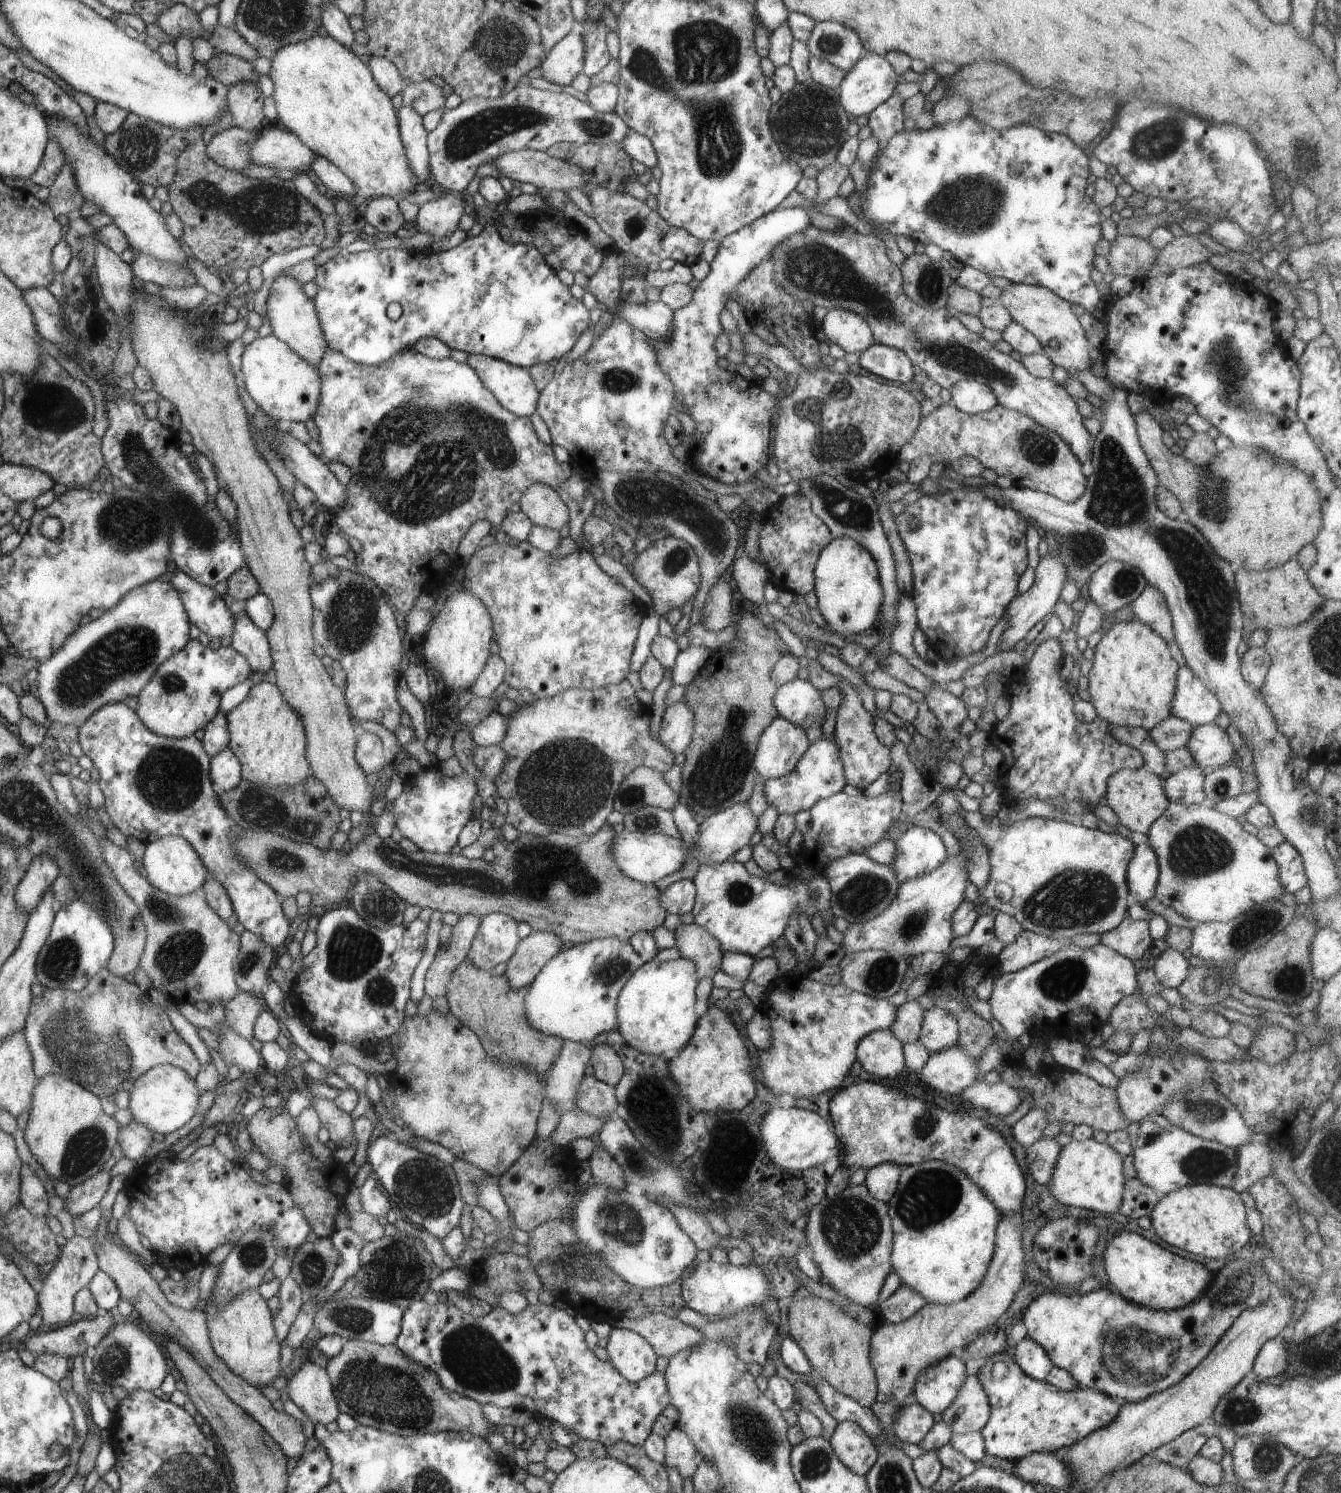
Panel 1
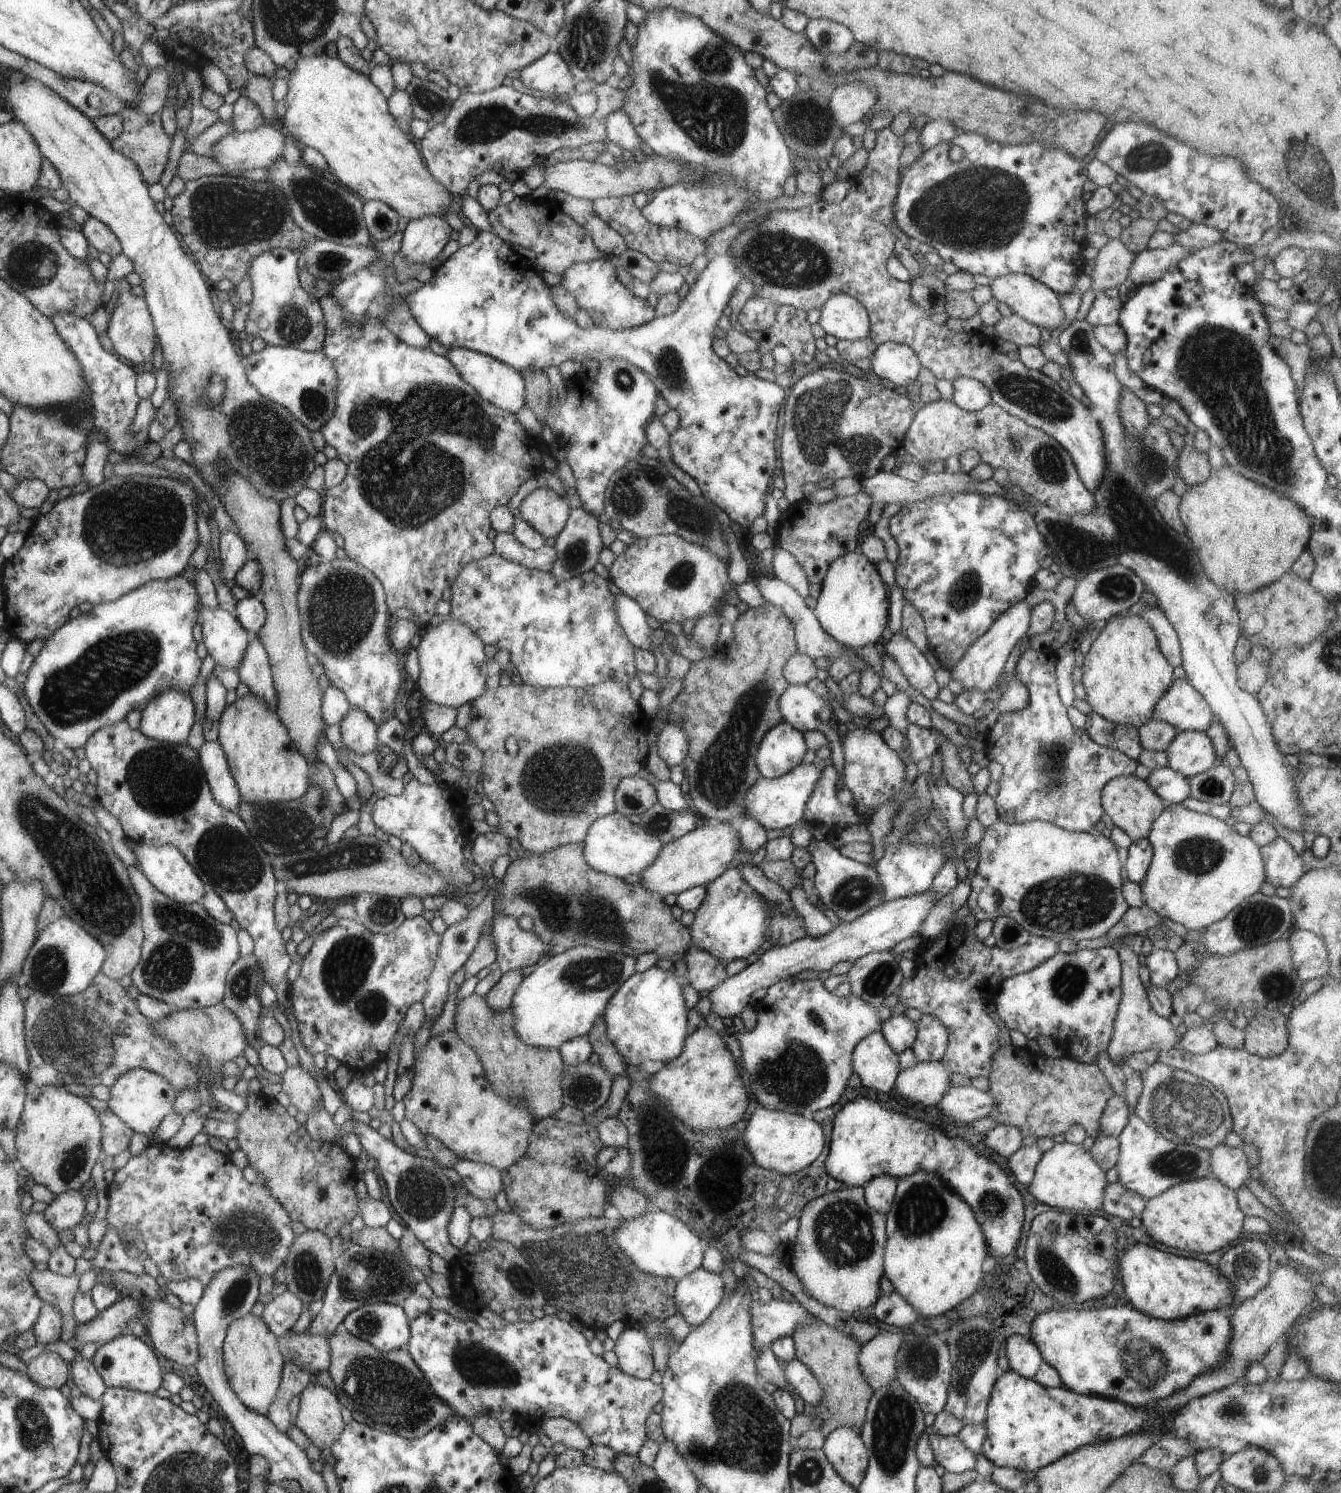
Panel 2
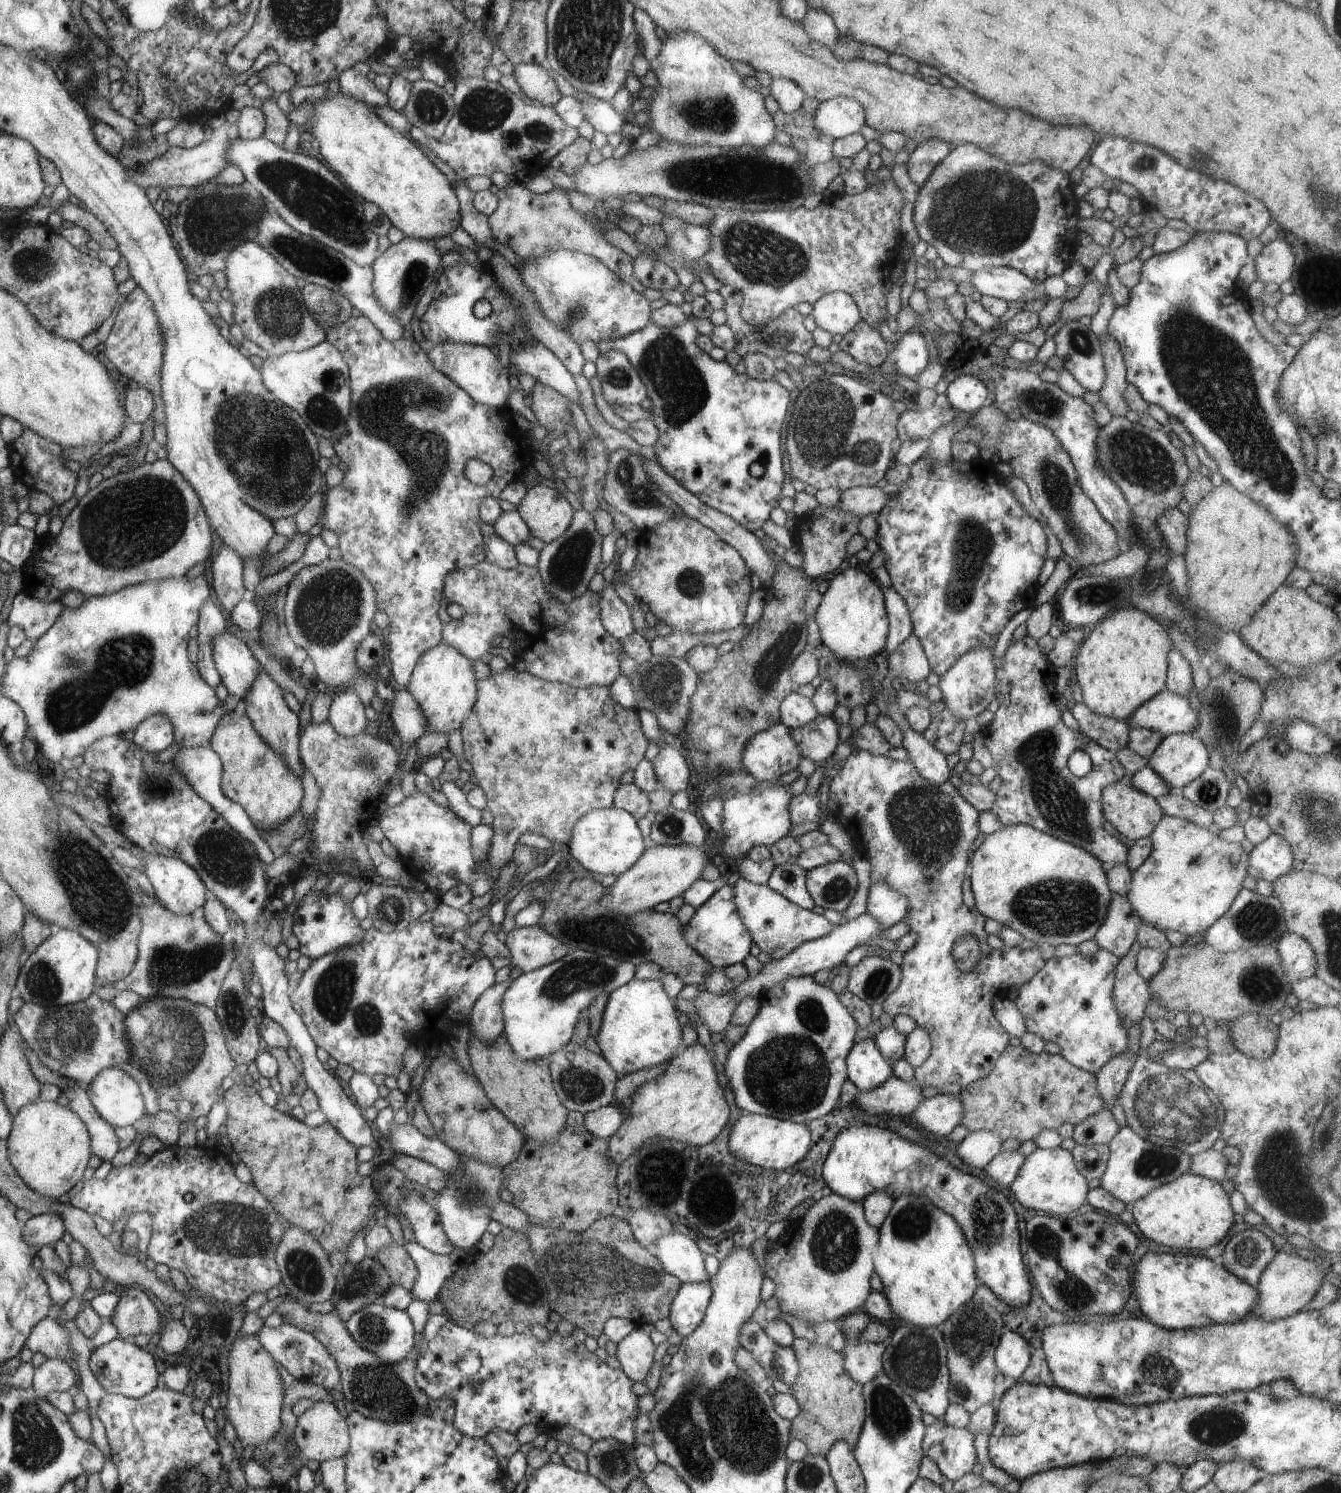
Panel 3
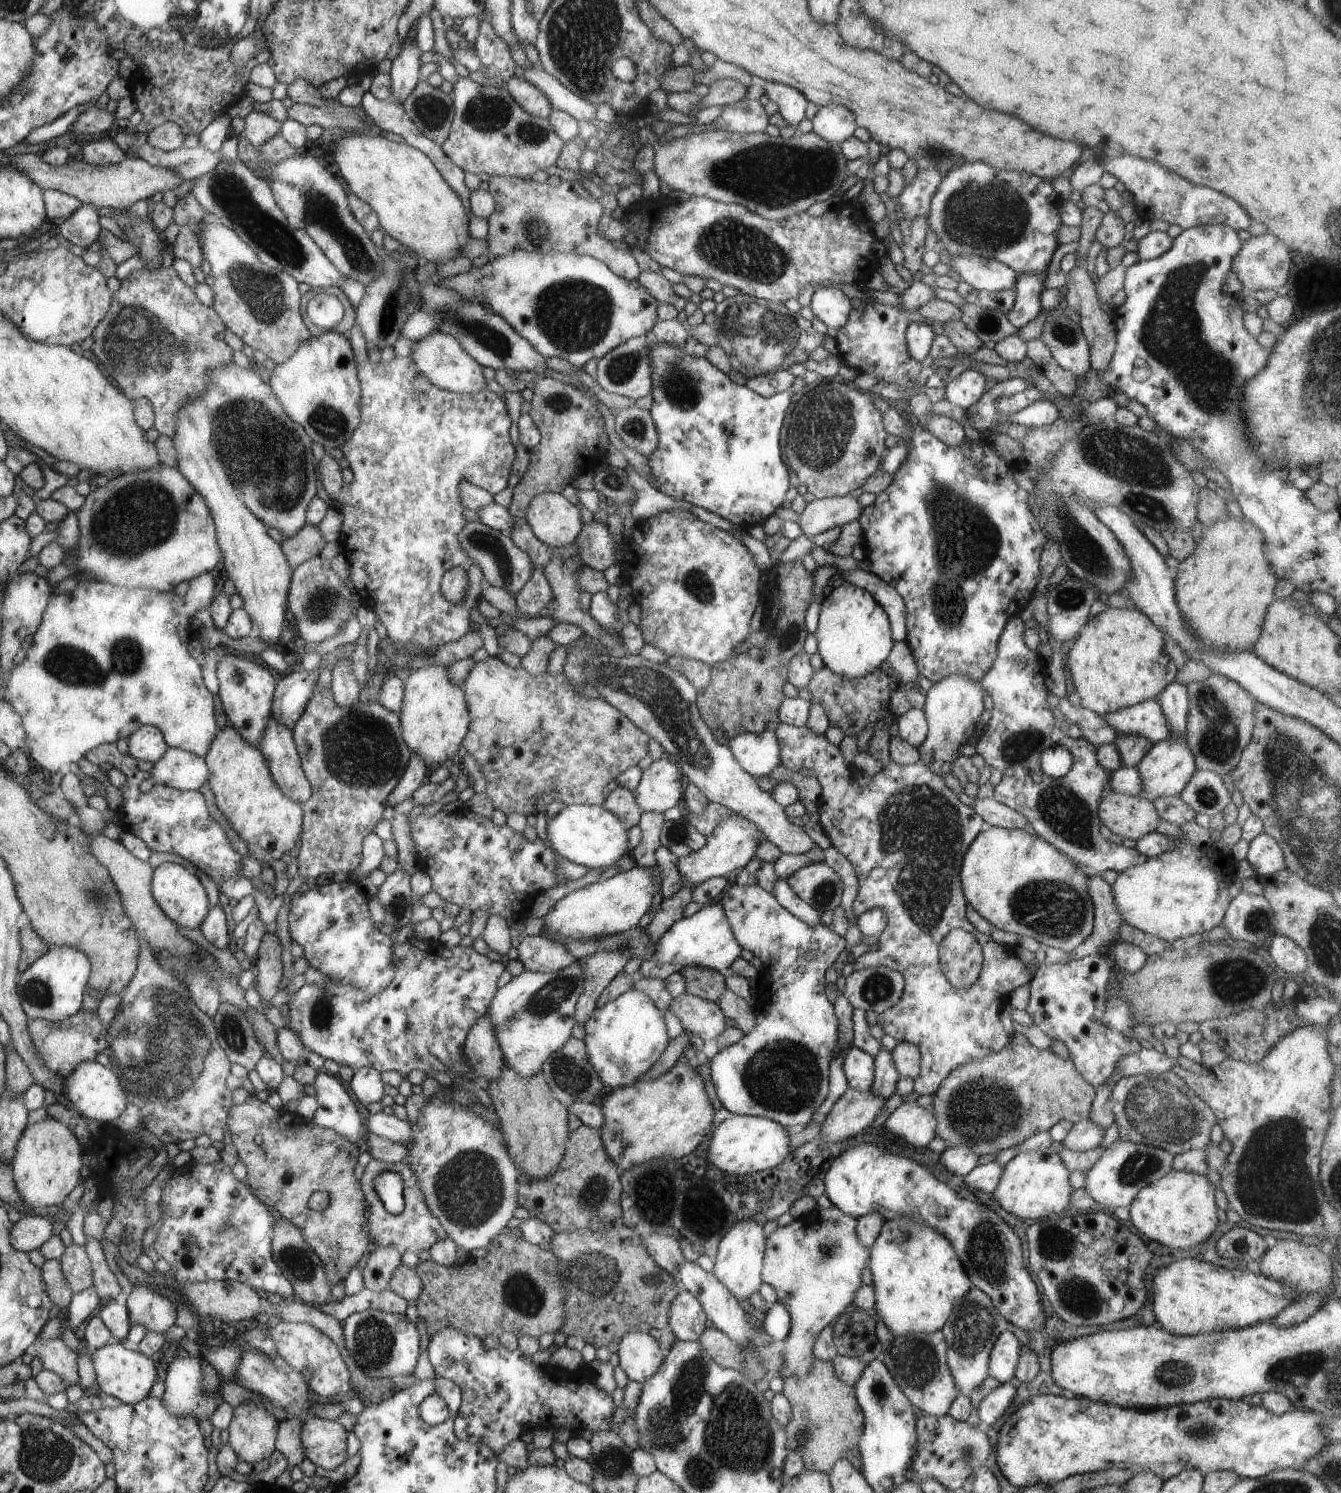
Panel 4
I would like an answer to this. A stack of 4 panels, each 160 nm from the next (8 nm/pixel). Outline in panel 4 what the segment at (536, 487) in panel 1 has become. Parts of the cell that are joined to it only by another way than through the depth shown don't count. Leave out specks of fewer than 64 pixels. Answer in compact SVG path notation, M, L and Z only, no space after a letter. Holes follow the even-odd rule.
M558 493L538 494L524 517L533 533L553 548L574 543L583 528L581 509Z

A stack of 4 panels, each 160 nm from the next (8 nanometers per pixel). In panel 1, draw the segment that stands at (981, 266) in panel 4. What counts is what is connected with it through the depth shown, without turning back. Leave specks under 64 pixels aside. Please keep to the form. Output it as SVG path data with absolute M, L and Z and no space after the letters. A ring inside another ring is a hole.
M1011 283L1001 290L997 302L1008 310L1013 321L1036 335L1043 352L1055 365L1064 368L1068 374L1070 371L1092 368L1091 360L1096 350L1086 340L1086 333L1071 308L1071 302L1060 298L1049 288L1026 283Z

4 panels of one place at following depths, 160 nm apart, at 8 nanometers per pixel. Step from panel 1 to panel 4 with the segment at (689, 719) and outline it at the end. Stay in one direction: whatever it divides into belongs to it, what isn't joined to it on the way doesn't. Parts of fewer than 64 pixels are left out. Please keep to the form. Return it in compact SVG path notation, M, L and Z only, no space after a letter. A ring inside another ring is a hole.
M661 758L658 761L654 761L648 766L648 769L643 771L638 786L635 786L632 791L639 808L642 809L643 812L663 814L668 808L681 805L684 790L682 788L683 774L678 768L679 766L676 763Z

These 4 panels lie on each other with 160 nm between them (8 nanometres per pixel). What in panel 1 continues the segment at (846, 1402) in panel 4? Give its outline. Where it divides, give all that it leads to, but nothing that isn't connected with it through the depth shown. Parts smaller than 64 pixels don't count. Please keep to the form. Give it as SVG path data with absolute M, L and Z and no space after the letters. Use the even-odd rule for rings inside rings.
M796 1287L792 1295L793 1301L789 1305L788 1334L804 1351L805 1357L810 1361L811 1368L818 1376L822 1377L836 1392L858 1402L860 1406L870 1409L877 1397L877 1382L873 1364L870 1360L870 1343L874 1330L868 1325L855 1321L849 1314L834 1306L826 1299L818 1298L817 1295L798 1296L795 1294L804 1291Z

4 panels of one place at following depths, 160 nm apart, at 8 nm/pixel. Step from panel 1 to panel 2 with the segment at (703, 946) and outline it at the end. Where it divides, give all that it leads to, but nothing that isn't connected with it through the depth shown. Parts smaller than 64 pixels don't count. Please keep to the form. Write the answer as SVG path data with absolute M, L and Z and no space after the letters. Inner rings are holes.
M691 944L685 954L686 978L697 992L710 992L729 975L725 963Z

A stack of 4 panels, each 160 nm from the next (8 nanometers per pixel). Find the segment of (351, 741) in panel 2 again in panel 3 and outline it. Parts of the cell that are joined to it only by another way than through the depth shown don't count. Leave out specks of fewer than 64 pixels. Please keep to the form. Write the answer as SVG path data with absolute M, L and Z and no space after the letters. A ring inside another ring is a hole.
M348 687L338 690L329 708L328 719L339 733L353 737L366 728L368 719L364 706L356 689Z

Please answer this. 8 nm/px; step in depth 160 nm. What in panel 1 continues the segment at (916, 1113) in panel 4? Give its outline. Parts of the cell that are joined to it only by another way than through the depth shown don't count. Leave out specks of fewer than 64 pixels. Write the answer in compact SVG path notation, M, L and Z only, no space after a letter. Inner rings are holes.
M976 1080L968 1088L959 1094L960 1099L969 1102L973 1107L982 1108L988 1114L994 1116L1006 1116L1014 1112L1023 1099L1020 1091L1000 1081L986 1083L984 1080Z

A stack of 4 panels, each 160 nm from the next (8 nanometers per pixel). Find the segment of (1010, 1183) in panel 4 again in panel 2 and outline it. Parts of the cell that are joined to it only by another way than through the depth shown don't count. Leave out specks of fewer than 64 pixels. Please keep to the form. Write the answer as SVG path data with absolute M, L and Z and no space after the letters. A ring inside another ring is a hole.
M1064 1140L1042 1153L1034 1176L1026 1188L1036 1201L1048 1205L1050 1208L1088 1214L1092 1210L1101 1208L1102 1199L1105 1198L1106 1185L1106 1173L1091 1158L1089 1150L1085 1150L1082 1145Z

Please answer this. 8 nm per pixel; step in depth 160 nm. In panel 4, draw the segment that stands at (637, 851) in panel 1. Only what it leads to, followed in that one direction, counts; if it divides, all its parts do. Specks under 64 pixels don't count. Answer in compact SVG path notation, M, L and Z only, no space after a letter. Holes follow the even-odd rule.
M566 805L550 820L542 820L540 835L549 843L549 848L558 852L562 858L570 862L600 868L613 865L628 850L628 831L622 821L602 805Z

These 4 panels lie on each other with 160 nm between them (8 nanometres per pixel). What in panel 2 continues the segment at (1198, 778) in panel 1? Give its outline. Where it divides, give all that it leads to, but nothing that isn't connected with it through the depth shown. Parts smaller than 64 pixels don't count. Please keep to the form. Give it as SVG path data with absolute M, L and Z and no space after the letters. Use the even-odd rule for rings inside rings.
M1168 766L1151 771L1145 781L1167 804L1180 805L1191 796L1190 779Z

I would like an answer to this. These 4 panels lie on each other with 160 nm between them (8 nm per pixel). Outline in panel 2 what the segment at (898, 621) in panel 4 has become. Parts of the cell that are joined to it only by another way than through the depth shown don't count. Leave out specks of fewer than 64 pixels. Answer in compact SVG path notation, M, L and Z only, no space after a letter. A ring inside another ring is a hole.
M901 630L892 635L887 643L885 654L894 659L910 686L913 686L922 696L930 701L938 696L940 688L934 678L934 668L928 663L925 654L922 654Z

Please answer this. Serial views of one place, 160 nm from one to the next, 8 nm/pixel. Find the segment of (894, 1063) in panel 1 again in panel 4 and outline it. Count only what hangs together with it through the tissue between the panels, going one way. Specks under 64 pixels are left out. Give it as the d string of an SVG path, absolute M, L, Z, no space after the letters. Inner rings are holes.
M852 1046L845 1052L843 1071L851 1089L868 1092L875 1079L875 1058Z

